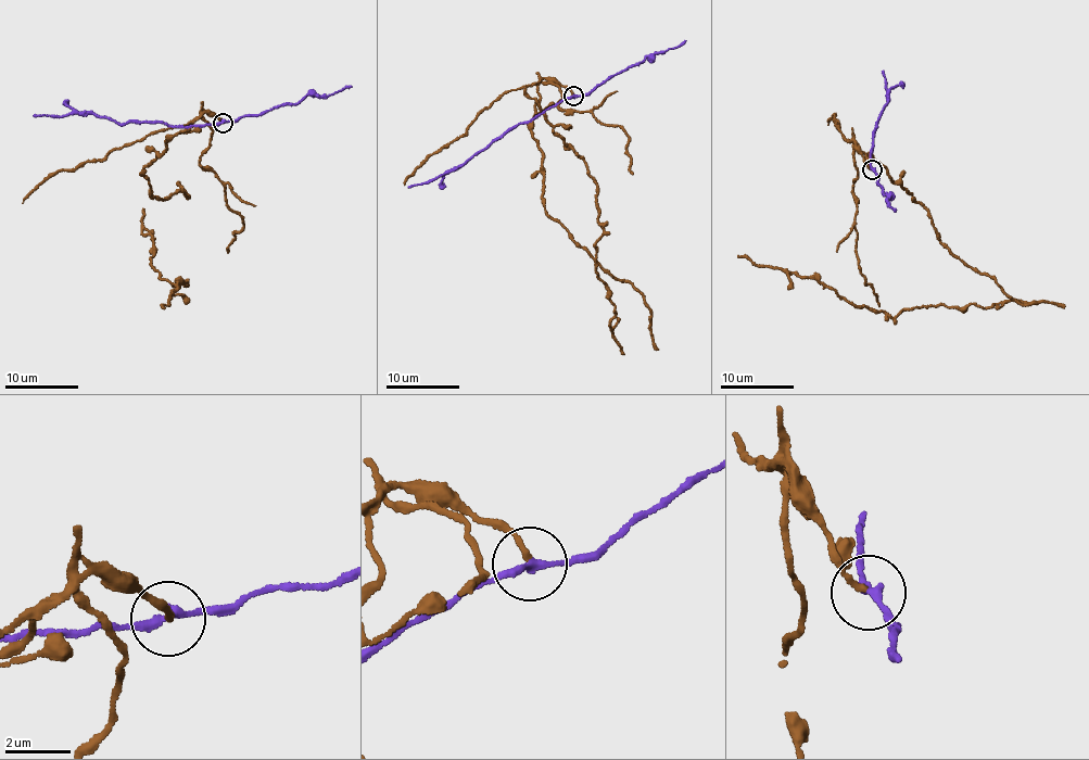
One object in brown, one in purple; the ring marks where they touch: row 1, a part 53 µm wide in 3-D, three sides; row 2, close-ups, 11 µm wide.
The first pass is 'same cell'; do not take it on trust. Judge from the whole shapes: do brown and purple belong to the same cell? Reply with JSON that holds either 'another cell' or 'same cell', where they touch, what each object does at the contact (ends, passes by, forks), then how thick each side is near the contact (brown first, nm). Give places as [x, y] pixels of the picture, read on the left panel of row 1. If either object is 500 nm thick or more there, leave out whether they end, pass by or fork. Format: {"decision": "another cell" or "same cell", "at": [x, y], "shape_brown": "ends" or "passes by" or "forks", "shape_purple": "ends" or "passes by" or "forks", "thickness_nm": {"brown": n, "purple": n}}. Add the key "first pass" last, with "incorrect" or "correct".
{"decision": "another cell", "at": [223, 123], "shape_brown": "ends", "shape_purple": "passes by", "thickness_nm": {"brown": 170, "purple": 220}, "first pass": "incorrect"}

